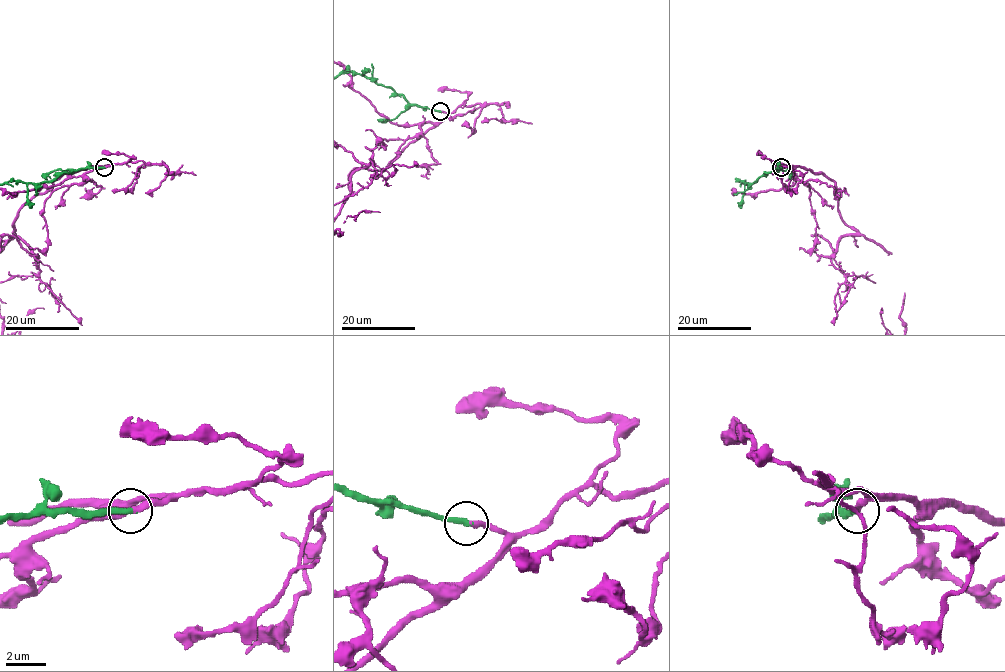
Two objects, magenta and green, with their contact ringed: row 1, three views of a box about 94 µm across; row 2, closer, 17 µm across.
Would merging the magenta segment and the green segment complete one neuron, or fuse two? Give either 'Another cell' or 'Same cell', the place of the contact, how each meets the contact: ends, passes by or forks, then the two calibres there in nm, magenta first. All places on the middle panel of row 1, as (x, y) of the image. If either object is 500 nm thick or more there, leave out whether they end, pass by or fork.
Same cell. Place: (440, 111). At the ring magenta ends. At the ring green ends. Thickness 280 nm (magenta) against 300 nm

